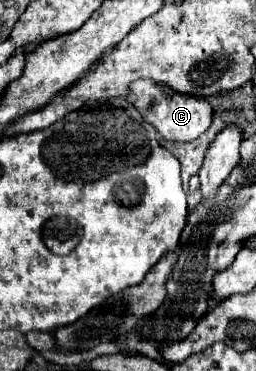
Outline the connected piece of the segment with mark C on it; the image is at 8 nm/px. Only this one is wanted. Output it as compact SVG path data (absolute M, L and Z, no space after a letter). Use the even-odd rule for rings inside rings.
M135 80L131 84L131 104L141 112L141 116L157 128L157 132L171 142L191 142L199 138L213 120L213 108L205 98L197 96L181 96L167 92L167 86L157 84L153 80Z

